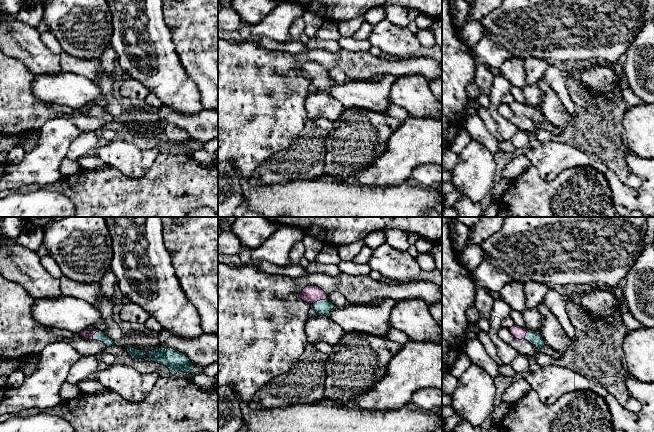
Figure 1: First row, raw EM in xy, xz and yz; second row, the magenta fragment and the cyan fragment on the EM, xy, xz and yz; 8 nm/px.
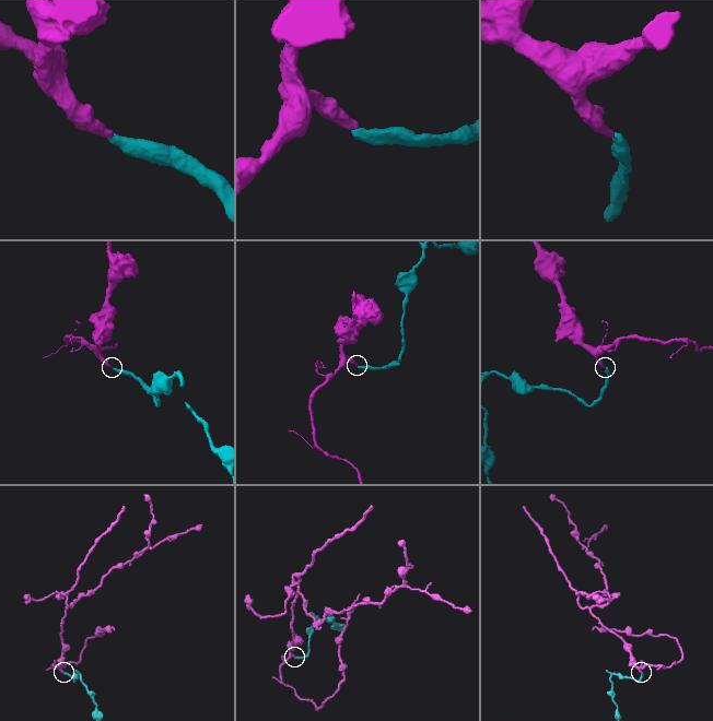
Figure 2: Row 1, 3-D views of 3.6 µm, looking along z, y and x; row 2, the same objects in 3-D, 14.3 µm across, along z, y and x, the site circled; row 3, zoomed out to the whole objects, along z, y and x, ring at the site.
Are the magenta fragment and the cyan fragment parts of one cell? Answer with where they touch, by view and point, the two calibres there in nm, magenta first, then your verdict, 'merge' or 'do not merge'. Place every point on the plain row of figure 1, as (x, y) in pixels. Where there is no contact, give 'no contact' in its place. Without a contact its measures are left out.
xz (319, 76) | 140/130 nm | merge

